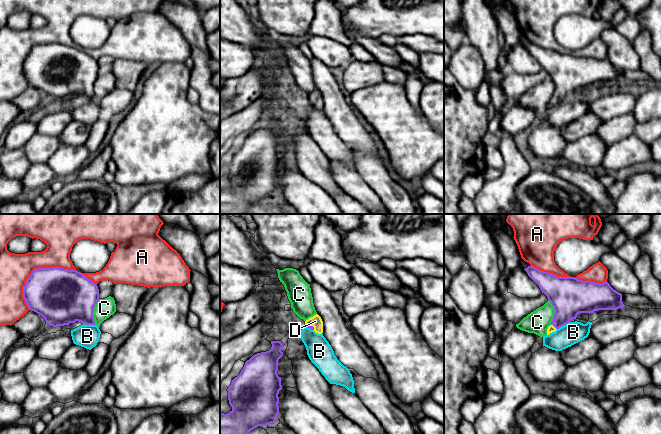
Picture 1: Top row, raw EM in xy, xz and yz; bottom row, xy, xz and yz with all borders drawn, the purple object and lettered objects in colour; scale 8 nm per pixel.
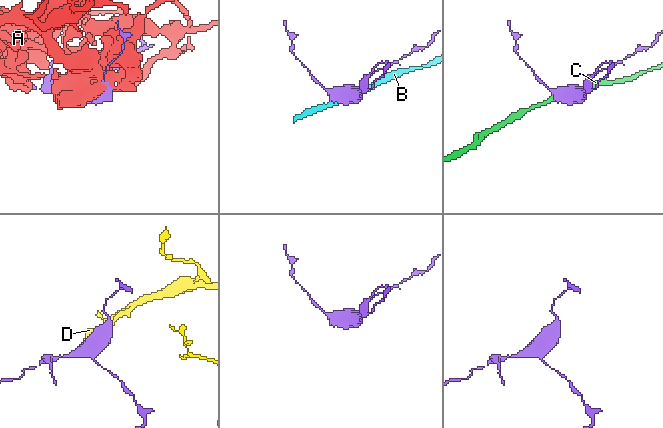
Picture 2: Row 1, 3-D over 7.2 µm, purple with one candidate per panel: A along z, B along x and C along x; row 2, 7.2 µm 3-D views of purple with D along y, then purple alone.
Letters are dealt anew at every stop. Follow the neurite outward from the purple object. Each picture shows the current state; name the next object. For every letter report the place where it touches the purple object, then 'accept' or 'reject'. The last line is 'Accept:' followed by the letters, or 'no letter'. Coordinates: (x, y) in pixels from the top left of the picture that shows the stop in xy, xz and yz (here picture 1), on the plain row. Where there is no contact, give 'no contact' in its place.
A: xy (35, 45) | reject
B: yz (563, 101) | reject
C: xy (92, 88) | reject
D: yz (554, 102) | accept
Accept: D

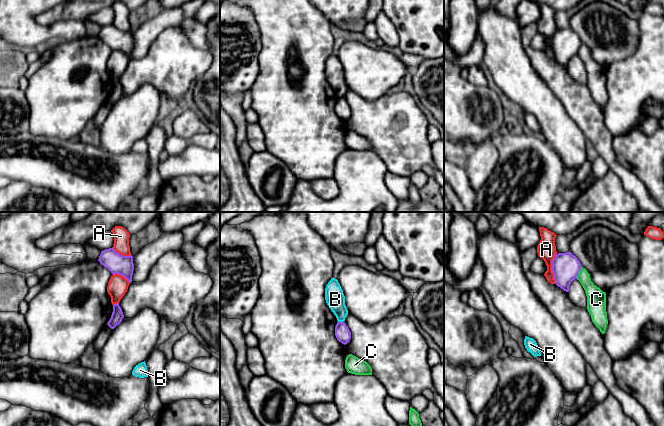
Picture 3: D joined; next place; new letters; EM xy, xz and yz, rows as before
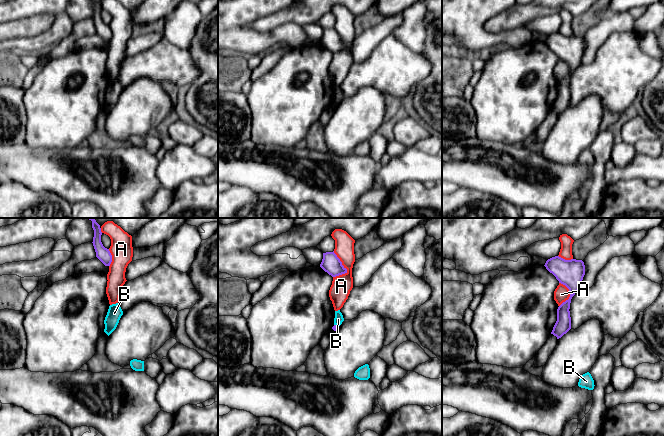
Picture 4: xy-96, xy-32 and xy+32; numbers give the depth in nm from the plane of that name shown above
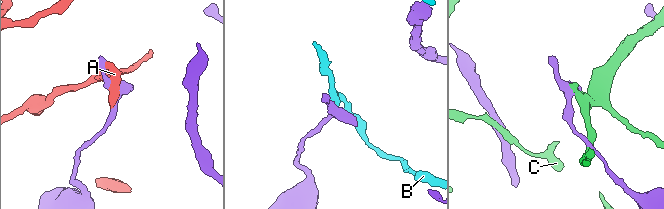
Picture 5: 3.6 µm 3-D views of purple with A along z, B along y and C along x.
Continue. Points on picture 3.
A: yz (552, 44) | reject
B: xz (340, 98) | reject
C: yz (578, 48) | reject
Accept: no letter

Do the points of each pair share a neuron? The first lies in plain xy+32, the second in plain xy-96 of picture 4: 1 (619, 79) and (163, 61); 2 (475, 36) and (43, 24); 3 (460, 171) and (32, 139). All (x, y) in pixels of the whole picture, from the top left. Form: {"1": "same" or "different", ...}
{"1": "same", "2": "different", "3": "different"}

